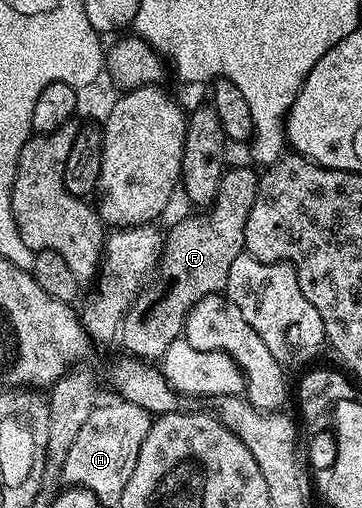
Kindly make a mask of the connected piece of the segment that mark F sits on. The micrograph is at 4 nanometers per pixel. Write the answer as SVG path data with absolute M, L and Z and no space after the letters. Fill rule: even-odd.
M250 167L225 169L211 206L203 212L192 212L196 214L182 219L172 231L164 234L164 248L150 278L156 286L141 289L118 331L118 339L128 349L125 351L129 355L164 355L166 348L183 335L184 321L192 305L208 294L224 291L226 276L230 276L230 264L245 253L244 229L259 187L257 171Z

